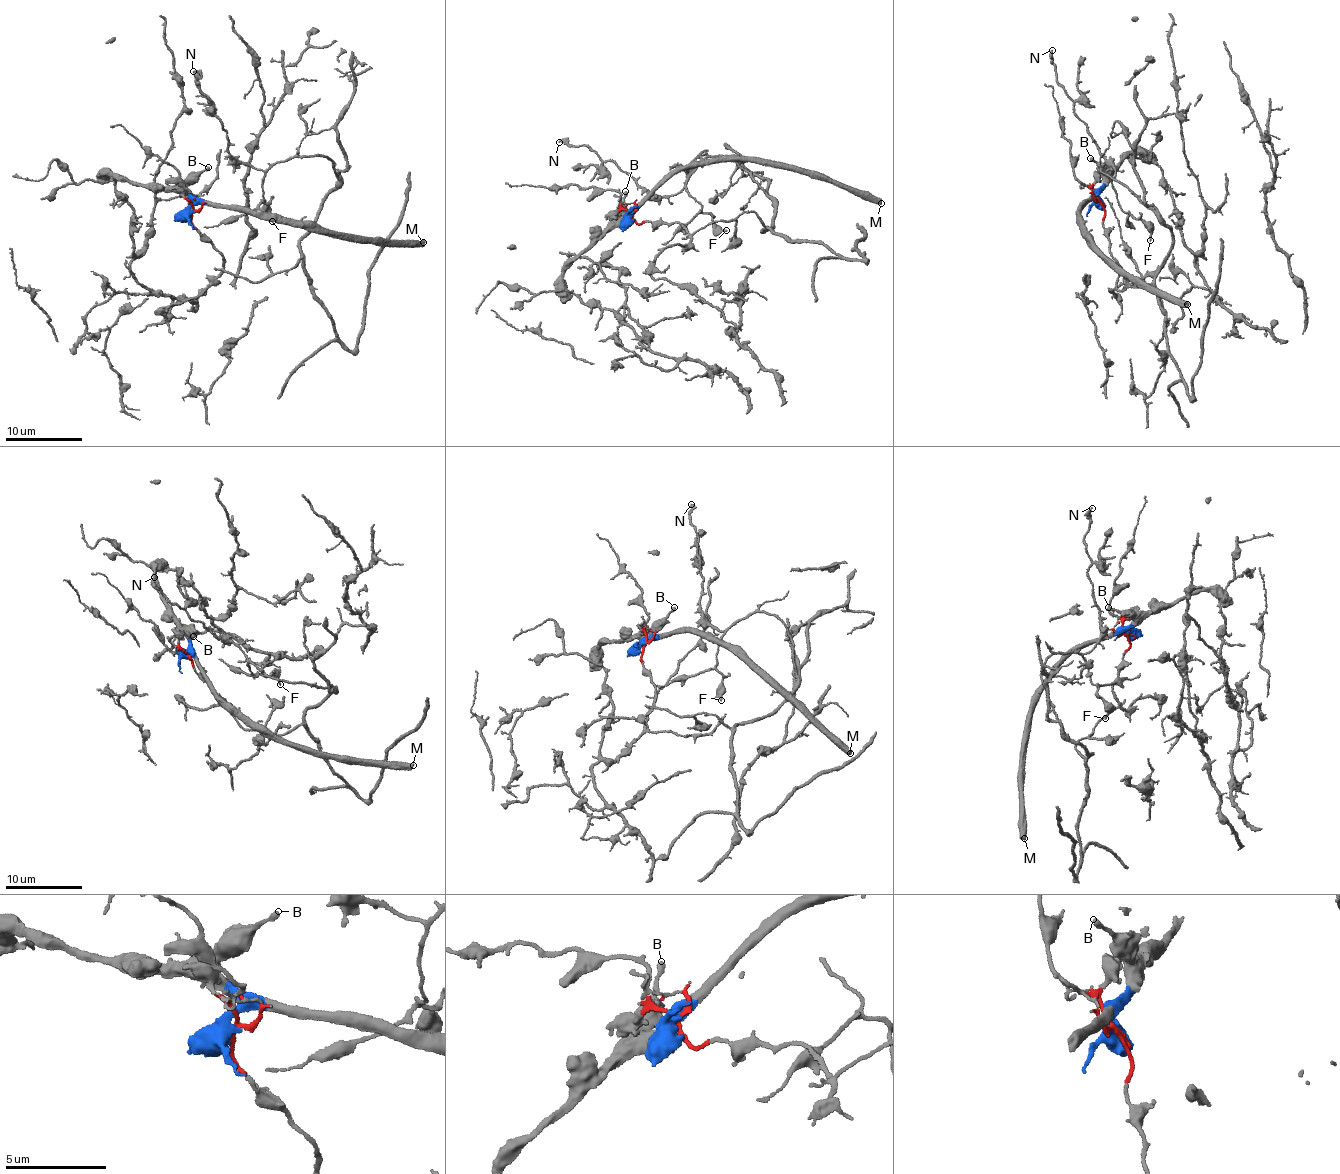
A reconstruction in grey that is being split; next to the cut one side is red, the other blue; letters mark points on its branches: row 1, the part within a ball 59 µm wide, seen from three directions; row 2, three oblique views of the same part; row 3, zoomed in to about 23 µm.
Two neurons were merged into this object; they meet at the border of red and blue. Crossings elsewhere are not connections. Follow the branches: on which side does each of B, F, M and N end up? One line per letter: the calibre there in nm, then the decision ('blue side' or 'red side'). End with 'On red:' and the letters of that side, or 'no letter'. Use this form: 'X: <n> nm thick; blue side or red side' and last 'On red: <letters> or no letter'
B: 260 nm thick; blue side
F: 170 nm thick; red side
M: 550 nm thick; blue side
N: 220 nm thick; red side
On red: F, N

